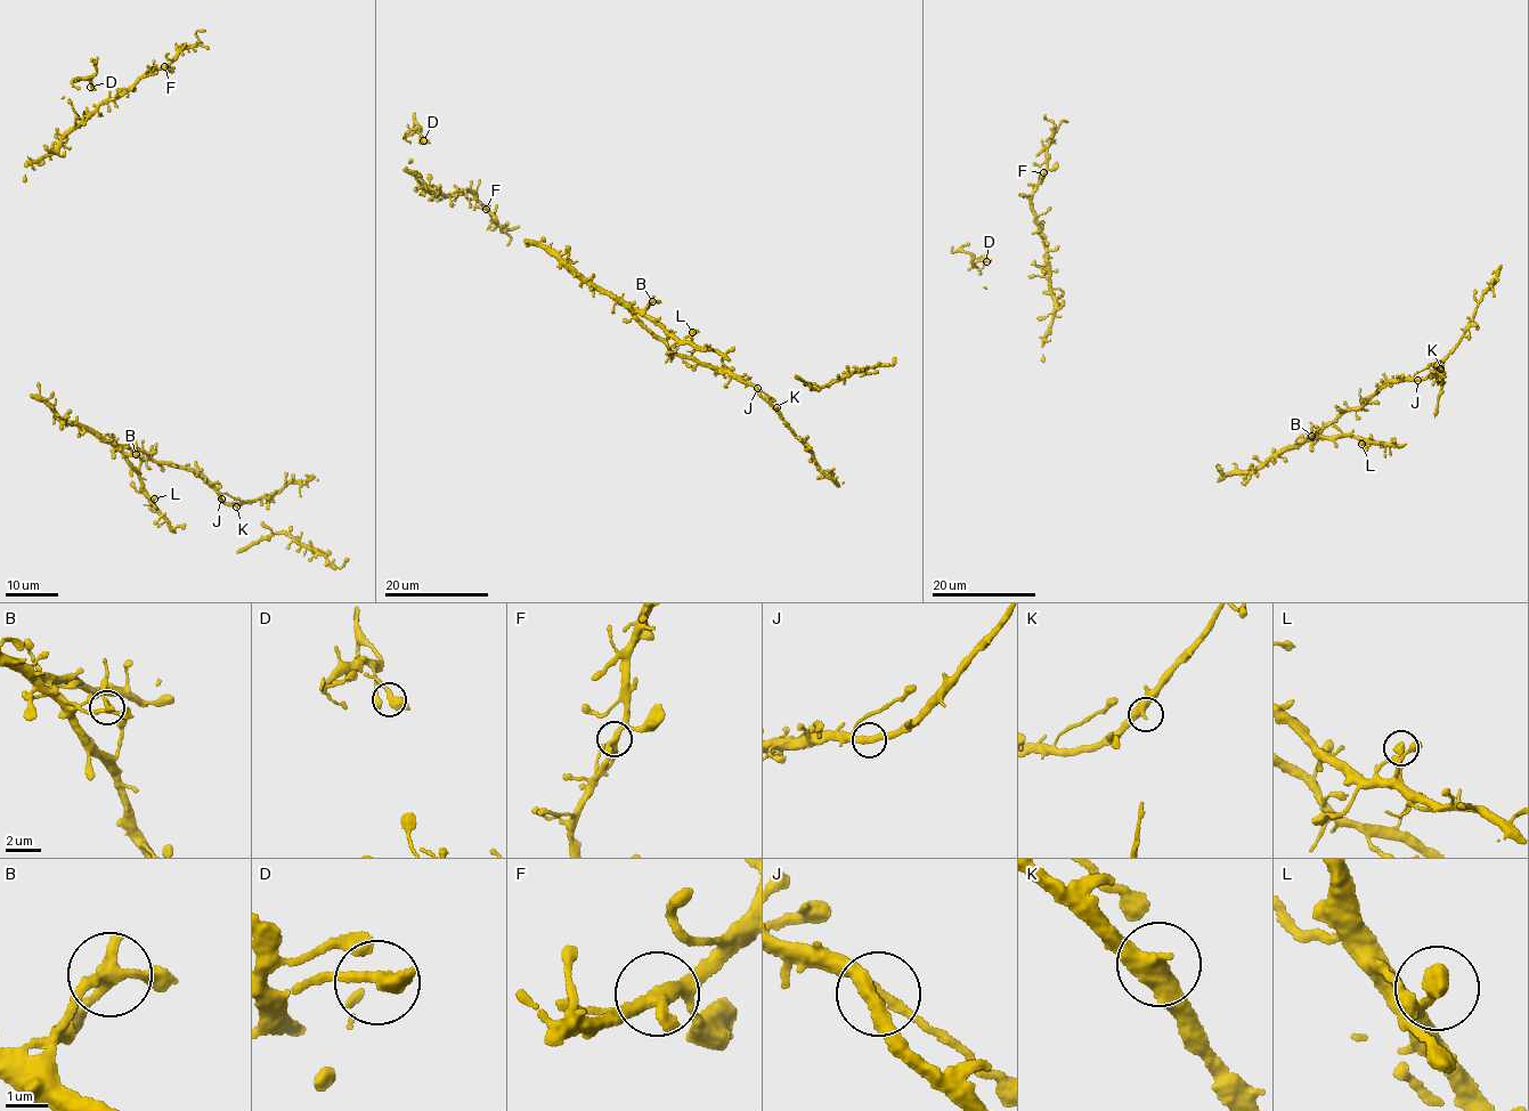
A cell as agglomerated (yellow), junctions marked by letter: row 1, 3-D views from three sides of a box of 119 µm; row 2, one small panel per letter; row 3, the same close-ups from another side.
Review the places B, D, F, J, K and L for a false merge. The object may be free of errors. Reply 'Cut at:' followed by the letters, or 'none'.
Cut at: B

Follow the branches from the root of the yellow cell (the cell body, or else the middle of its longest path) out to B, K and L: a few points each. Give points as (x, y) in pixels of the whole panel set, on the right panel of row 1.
B: (1216, 465), (1222, 475), (1253, 469), (1301, 442), (1317, 437), (1311, 436)
K: (1216, 465), (1222, 475), (1253, 469), (1309, 438), (1341, 413), (1361, 406), (1389, 380), (1414, 380), (1440, 369)
L: (1216, 465), (1222, 475), (1253, 469), (1301, 442), (1322, 435), (1350, 435), (1367, 442), (1361, 444)

